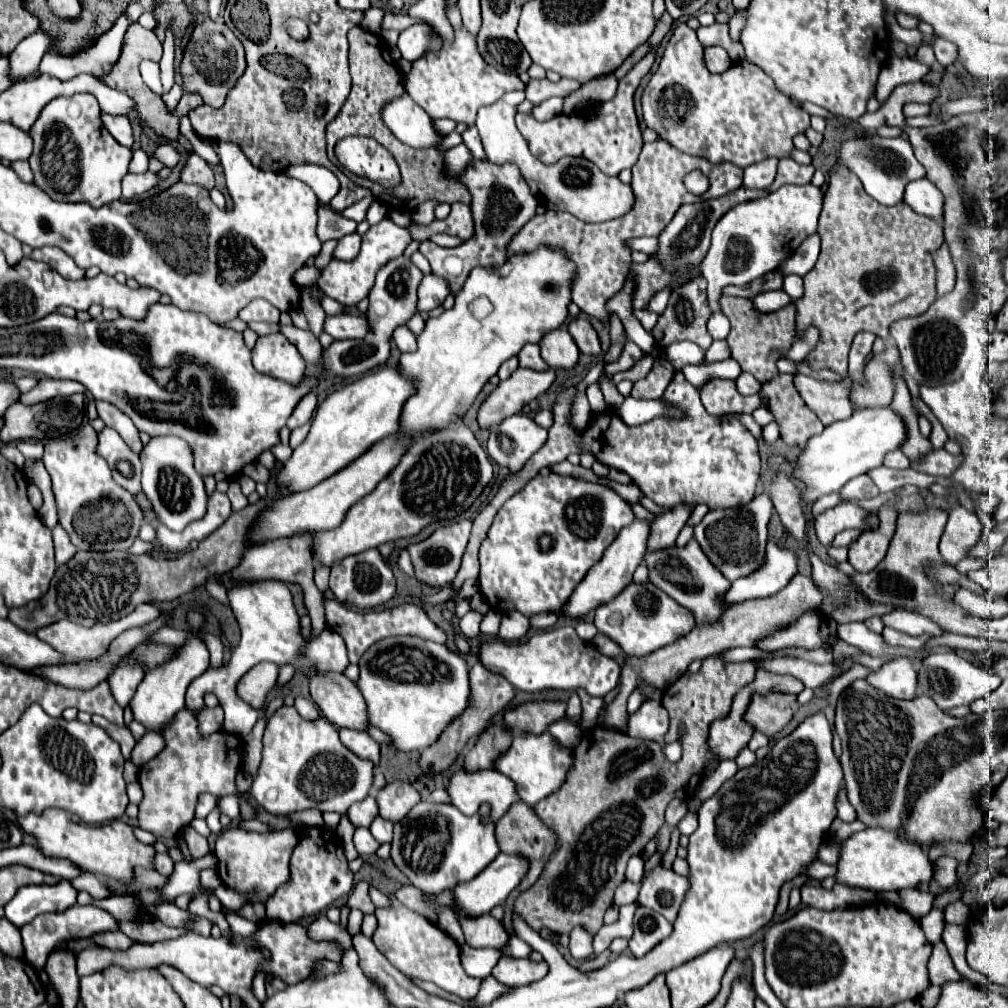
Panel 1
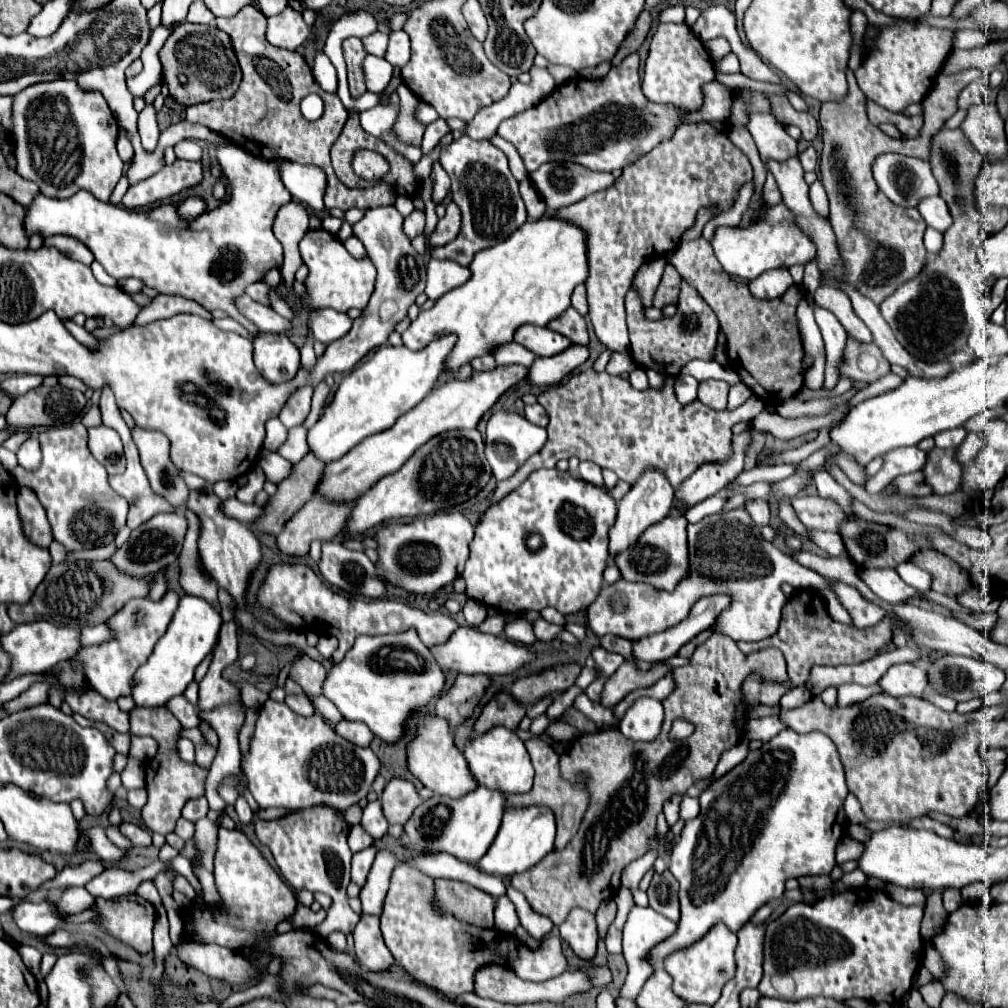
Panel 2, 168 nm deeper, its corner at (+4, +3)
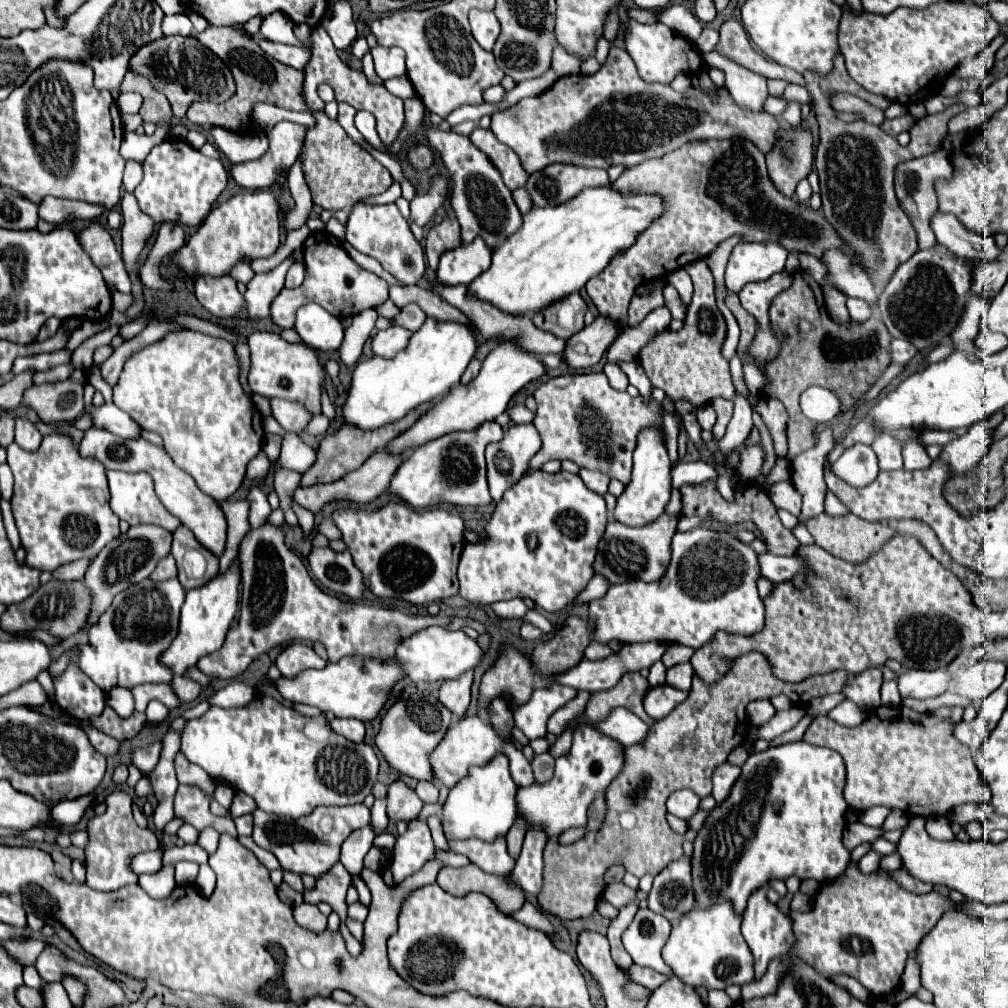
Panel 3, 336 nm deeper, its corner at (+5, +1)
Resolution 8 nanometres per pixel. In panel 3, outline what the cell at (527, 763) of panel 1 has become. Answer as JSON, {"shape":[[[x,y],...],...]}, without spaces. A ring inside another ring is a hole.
{"shape":[[[478,715],[476,717],[462,717],[460,721],[456,721],[448,729],[444,741],[432,753],[430,763],[432,763],[434,775],[438,777],[438,781],[444,783],[446,787],[454,787],[462,777],[466,777],[470,767],[482,767],[482,765],[490,763],[498,753],[508,757],[510,775],[518,787],[530,787],[534,783],[532,769],[530,769],[530,763],[524,757],[524,753],[520,749],[516,749],[510,741],[506,741],[500,733],[496,733],[496,729],[492,729],[492,725],[484,717],[478,717]]]}

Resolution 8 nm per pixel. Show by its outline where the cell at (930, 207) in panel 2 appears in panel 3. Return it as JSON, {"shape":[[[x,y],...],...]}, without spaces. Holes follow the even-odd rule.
{"shape":[[[934,213],[930,227],[934,229],[934,235],[938,243],[948,247],[952,253],[976,259],[980,263],[996,261],[1000,255],[1000,247],[996,245],[994,237],[986,237],[982,233],[968,231],[958,219],[950,213]]]}

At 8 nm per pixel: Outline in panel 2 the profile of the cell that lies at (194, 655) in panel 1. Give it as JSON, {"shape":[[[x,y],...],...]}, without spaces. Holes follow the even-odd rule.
{"shape":[[[183,595],[167,633],[157,641],[147,663],[141,665],[135,673],[135,703],[139,707],[159,707],[167,703],[167,699],[181,695],[183,689],[193,681],[195,667],[213,651],[221,625],[221,613],[211,603],[195,595]]]}

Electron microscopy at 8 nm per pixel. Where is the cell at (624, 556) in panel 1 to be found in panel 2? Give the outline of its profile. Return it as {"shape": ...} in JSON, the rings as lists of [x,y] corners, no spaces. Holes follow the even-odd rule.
{"shape":[[[647,469],[647,471],[643,471],[637,477],[637,481],[631,485],[629,493],[619,501],[617,521],[609,529],[609,555],[611,555],[611,559],[613,559],[615,551],[623,551],[627,545],[635,543],[635,539],[647,527],[663,521],[671,513],[673,499],[675,499],[675,489],[671,487],[671,483],[667,481],[667,477],[659,469]]]}

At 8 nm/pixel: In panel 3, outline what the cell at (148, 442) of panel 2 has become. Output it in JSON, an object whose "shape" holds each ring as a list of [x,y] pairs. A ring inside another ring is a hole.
{"shape":[[[104,403],[98,409],[86,407],[86,411],[92,413],[94,425],[100,427],[100,429],[116,433],[122,439],[138,439],[138,437],[142,437],[142,427],[138,423],[134,423],[134,419],[128,413],[114,407],[112,403]]]}

